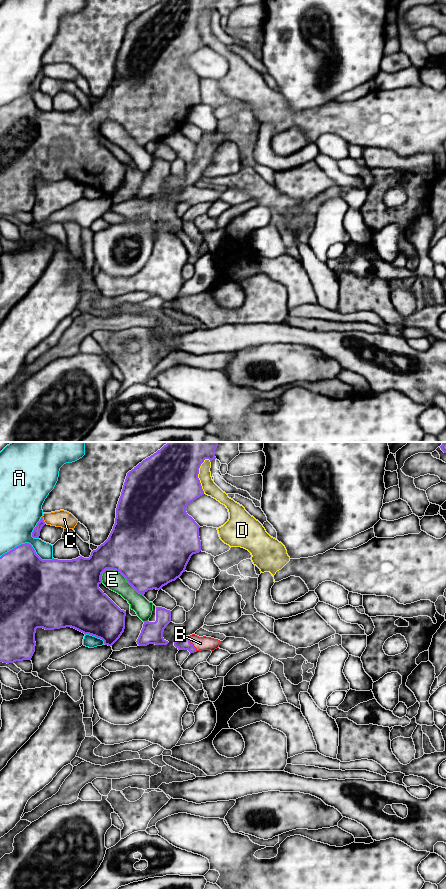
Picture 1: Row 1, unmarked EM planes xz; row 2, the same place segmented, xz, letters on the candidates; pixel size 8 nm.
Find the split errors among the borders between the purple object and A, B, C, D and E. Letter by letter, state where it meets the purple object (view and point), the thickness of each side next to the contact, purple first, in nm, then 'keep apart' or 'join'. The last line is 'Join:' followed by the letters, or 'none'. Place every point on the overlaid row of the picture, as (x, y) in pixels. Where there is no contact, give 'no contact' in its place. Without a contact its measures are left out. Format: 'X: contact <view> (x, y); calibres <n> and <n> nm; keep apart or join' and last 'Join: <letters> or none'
A: contact xz (28, 543); calibres 380 and 320 nm; keep apart
B: contact xz (191, 643); calibres 100 and 110 nm; join
C: contact xz (43, 520); calibres 60 and 140 nm; keep apart
D: contact xz (197, 475); calibres 500 and 110 nm; keep apart
E: contact xz (123, 575); calibres 500 and 160 nm; keep apart
Join: B

